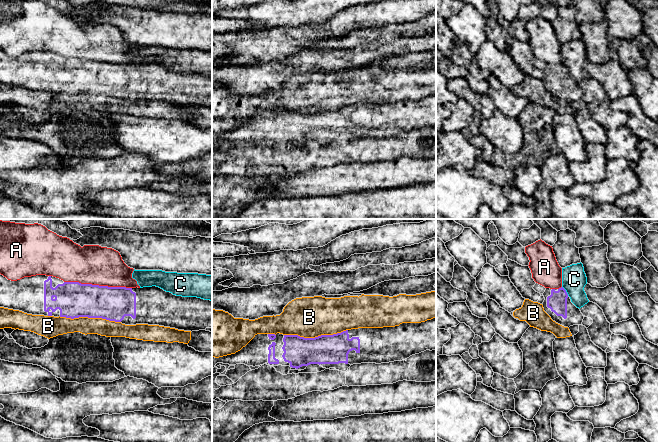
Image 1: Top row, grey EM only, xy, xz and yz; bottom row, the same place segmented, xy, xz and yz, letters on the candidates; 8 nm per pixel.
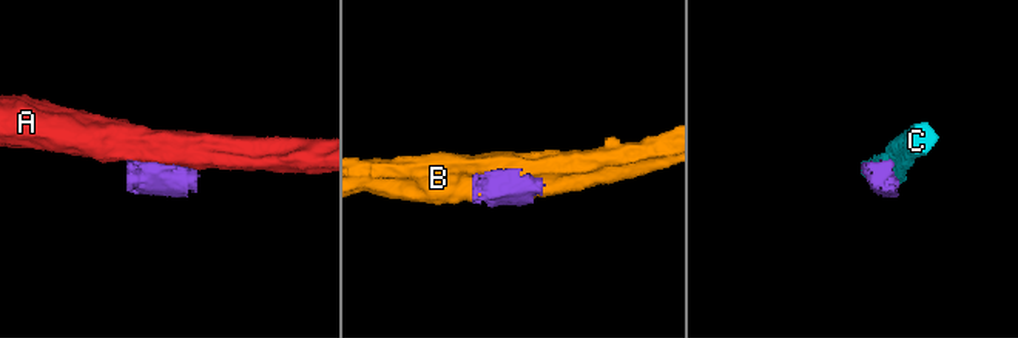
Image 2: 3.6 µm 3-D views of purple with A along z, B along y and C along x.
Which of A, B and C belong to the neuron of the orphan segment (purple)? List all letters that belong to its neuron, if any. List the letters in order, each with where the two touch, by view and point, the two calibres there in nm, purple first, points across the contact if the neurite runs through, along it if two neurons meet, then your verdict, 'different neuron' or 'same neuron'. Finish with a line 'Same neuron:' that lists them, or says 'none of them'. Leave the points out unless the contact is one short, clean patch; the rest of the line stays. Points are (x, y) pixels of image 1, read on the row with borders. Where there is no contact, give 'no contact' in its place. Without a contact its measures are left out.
A: contact xy (98, 285); calibres 280 and 320 nm; different neuron
B: contact xz (315, 337); calibres 240 and 340 nm; different neuron
C: contact yz (565, 291); calibres 160 and 200 nm; different neuron
Same neuron: none of them

